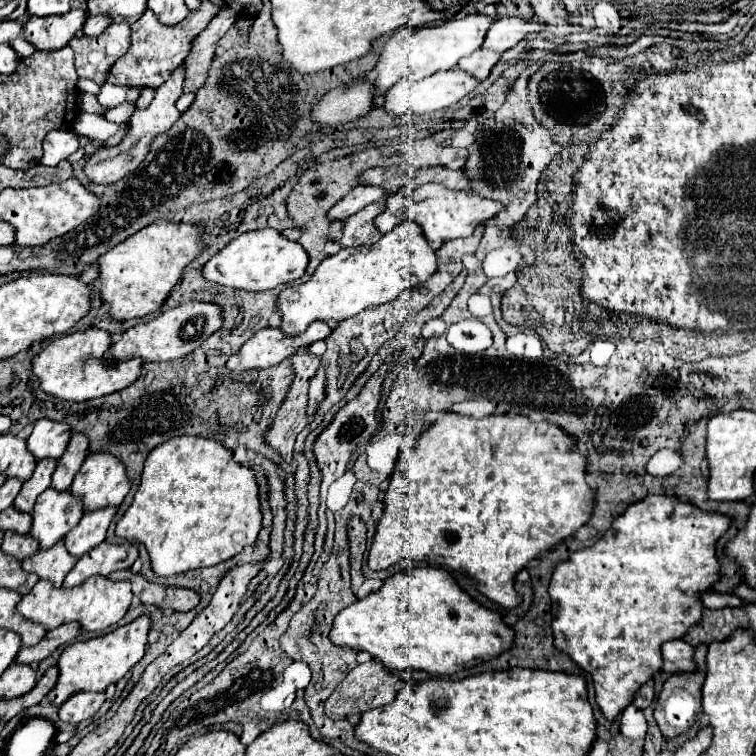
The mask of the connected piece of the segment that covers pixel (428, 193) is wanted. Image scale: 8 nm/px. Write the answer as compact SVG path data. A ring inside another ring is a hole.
M431 182L431 184L419 186L417 190L413 190L405 198L401 210L397 208L395 198L387 200L387 210L375 218L375 226L381 232L387 232L395 224L399 224L403 218L413 218L423 228L425 238L429 238L429 242L447 242L447 240L471 236L473 230L479 226L479 222L483 224L485 220L497 216L497 212L501 212L501 208L503 208L503 204L497 202L497 200L483 198L479 194L465 192L465 190L449 190L449 188L441 186L441 184ZM389 202L391 202L391 206L389 206Z

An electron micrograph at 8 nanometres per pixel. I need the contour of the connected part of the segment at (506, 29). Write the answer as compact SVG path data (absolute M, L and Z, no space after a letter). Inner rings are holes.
M501 18L487 32L487 38L483 42L483 48L495 50L495 52L503 54L505 50L509 50L517 42L521 42L529 32L531 32L531 22L529 20Z

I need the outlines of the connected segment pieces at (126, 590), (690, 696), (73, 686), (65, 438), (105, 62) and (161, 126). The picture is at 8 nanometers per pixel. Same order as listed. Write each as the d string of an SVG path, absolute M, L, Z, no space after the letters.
M107 576L89 578L87 582L83 582L75 588L69 588L69 590L63 586L55 588L55 586L51 586L51 582L39 580L35 584L35 588L27 596L23 596L23 600L17 604L17 610L25 618L41 622L47 630L53 630L61 624L75 622L75 620L81 622L83 630L105 630L105 628L117 624L125 616L125 612L131 604L131 598L133 598L133 592L131 592L129 582L113 582Z
M697 646L695 648L695 662L697 662L699 670L697 672L673 674L663 684L663 690L661 690L657 706L655 706L655 720L657 720L659 730L665 736L665 740L673 740L679 734L685 734L695 724L695 718L701 712L701 684L703 684L703 678L705 678L705 674L703 674L705 654L707 654L707 646Z
M139 616L131 624L125 624L105 636L91 638L85 642L75 642L67 646L59 658L59 680L55 688L47 694L49 702L55 706L61 706L67 698L71 698L77 692L105 692L109 684L119 682L133 664L137 664L147 646L147 634L151 628L149 616Z
M41 418L35 422L33 434L27 438L27 448L31 454L41 458L61 458L71 440L71 428L65 422L55 422Z
M113 22L99 36L77 36L69 44L75 50L75 68L81 78L91 78L97 84L107 80L109 68L129 48L129 24Z
M185 64L177 66L171 74L171 78L157 88L157 94L155 94L155 100L151 102L151 106L145 108L145 110L135 110L135 114L131 117L128 124L127 136L121 140L121 144L117 146L107 146L107 148L101 148L99 152L95 152L89 162L85 164L85 174L95 182L95 184L113 184L113 182L119 182L121 178L125 178L131 170L135 170L139 166L139 162L143 162L147 150L149 150L149 144L153 142L155 136L163 134L165 130L169 130L173 126L173 122L181 116L179 110L175 108L175 102L177 98L183 94L183 82L185 82Z

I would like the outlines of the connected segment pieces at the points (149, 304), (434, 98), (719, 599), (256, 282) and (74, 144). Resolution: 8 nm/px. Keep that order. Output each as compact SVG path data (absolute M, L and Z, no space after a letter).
M157 220L139 230L139 234L127 238L127 242L121 242L103 254L103 258L99 258L99 278L103 282L101 296L105 304L111 304L111 318L131 320L159 310L173 286L181 280L187 264L205 250L207 244L203 240L203 232L203 224L175 224L169 220Z
M445 70L433 76L427 76L423 80L399 80L387 94L385 94L385 108L391 114L403 116L407 112L415 112L415 114L423 114L423 112L433 112L433 110L443 110L451 104L457 104L461 98L465 98L467 94L471 94L477 88L479 80L473 78L471 74L463 72L463 70Z
M707 592L703 598L703 604L707 608L725 608L725 606L743 606L745 600L735 594L719 594L719 592Z
M263 228L241 234L231 244L227 244L205 264L203 276L209 282L217 282L223 286L261 292L261 290L271 290L279 284L287 284L291 280L299 280L305 274L307 264L309 264L309 254L299 242L287 240L281 232L273 228Z
M51 130L43 140L43 166L57 166L61 160L67 160L79 148L79 138L73 130Z

